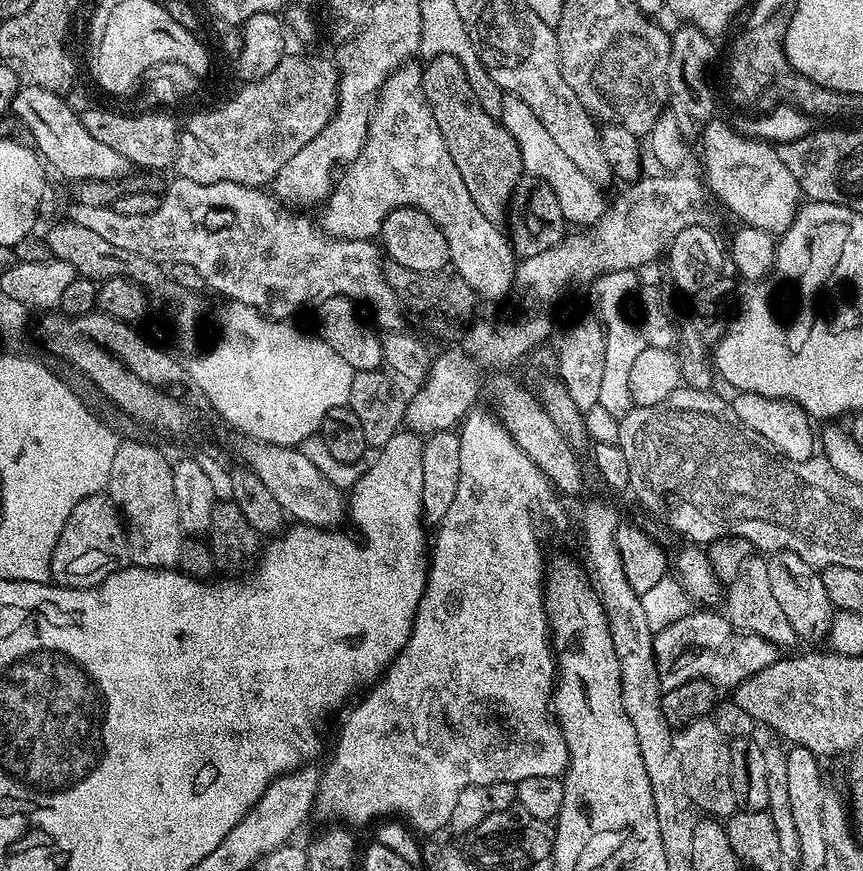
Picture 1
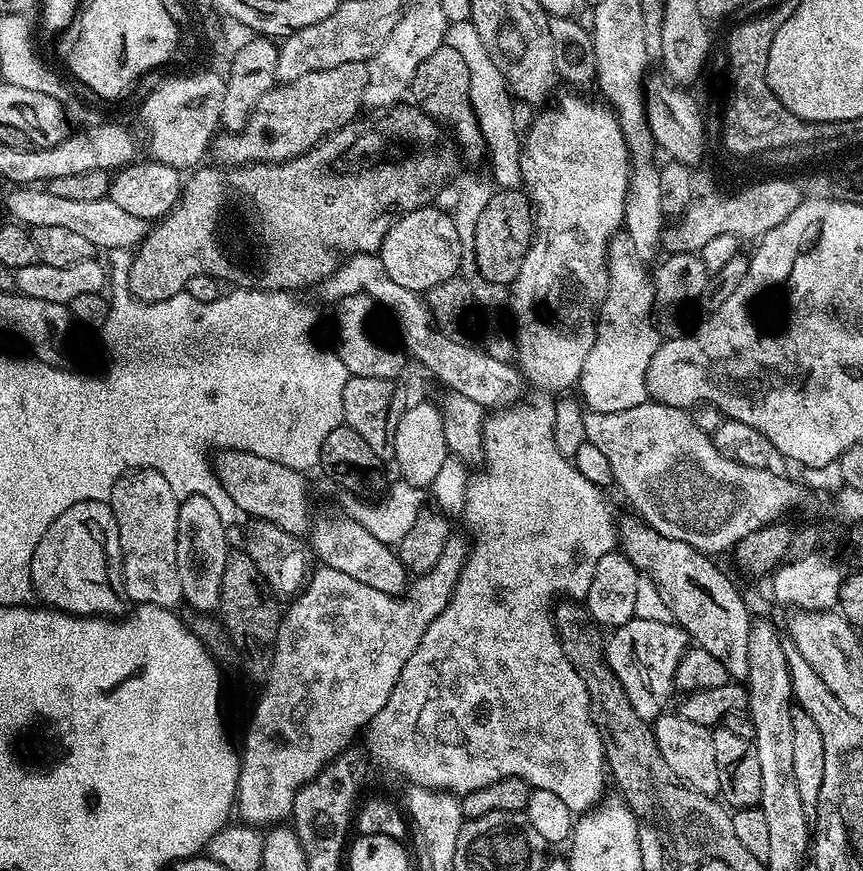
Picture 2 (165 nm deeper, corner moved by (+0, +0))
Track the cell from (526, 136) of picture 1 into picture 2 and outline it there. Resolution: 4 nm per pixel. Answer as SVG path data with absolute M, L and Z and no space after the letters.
M612 239L608 243L608 289L596 320L596 341L590 346L578 381L578 389L584 395L583 403L588 403L591 411L617 412L649 403L646 370L662 343L652 316L655 304L656 291L649 265L638 260L630 240Z

